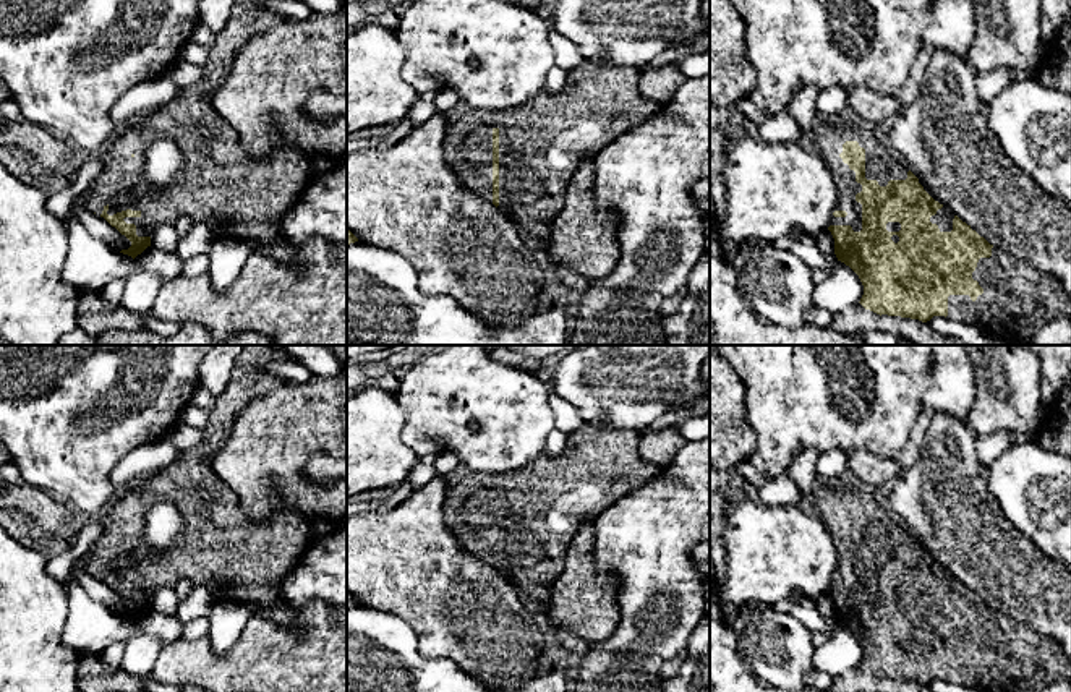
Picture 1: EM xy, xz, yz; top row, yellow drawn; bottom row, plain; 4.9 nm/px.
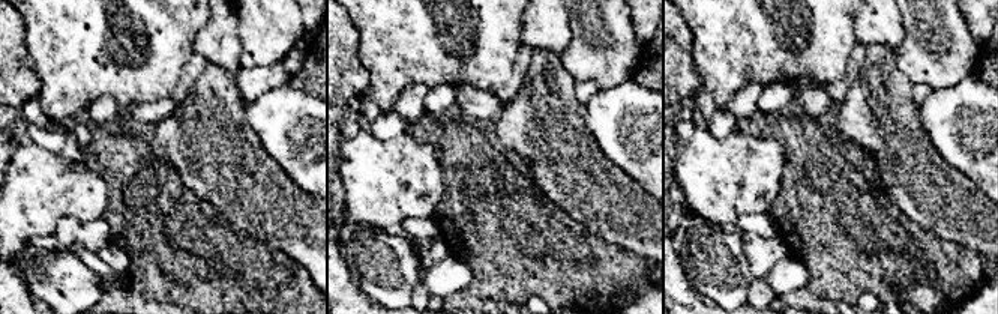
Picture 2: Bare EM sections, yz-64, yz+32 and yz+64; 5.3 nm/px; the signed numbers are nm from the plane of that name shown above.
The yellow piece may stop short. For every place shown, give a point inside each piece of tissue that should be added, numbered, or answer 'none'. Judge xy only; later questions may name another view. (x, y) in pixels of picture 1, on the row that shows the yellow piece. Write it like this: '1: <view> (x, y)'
1: xy (235, 195)

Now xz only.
1: xz (541, 145)

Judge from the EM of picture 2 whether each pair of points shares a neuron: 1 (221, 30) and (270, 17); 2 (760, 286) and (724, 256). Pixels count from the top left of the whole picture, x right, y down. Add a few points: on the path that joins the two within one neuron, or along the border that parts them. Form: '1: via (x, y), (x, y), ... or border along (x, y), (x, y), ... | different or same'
1: border along (236, 15), (240, 60) | different
2: border along (754, 278), (746, 298) | different

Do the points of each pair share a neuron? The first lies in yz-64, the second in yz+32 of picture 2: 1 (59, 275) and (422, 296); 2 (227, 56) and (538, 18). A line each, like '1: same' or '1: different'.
1: different
2: same

